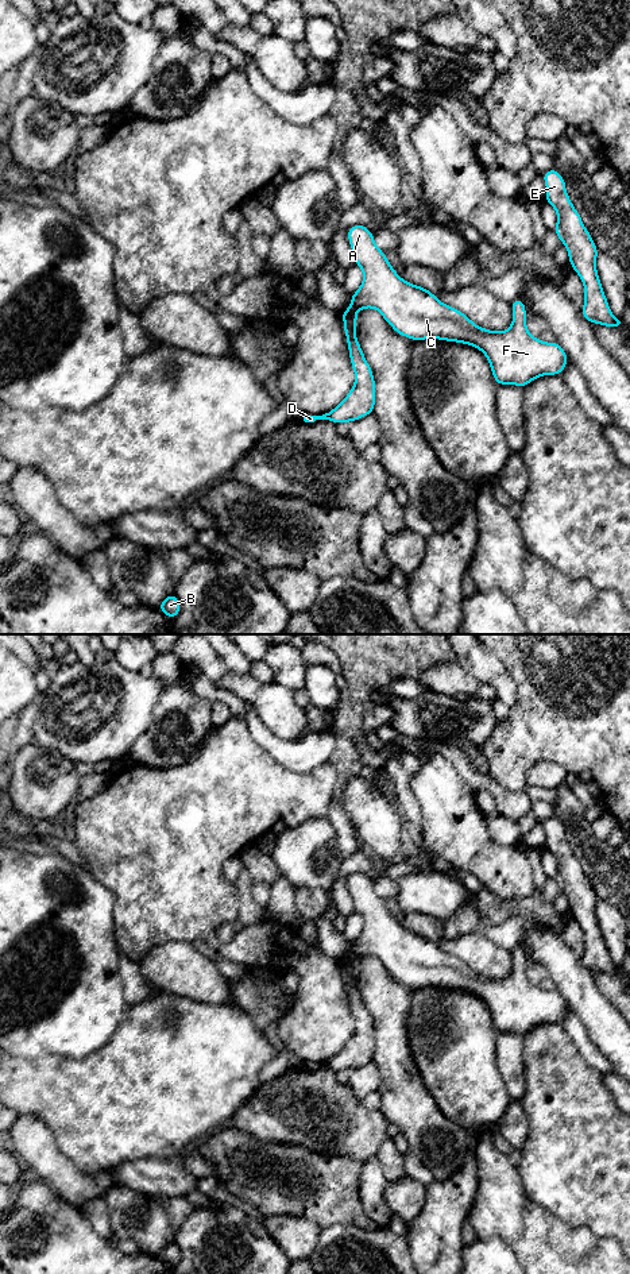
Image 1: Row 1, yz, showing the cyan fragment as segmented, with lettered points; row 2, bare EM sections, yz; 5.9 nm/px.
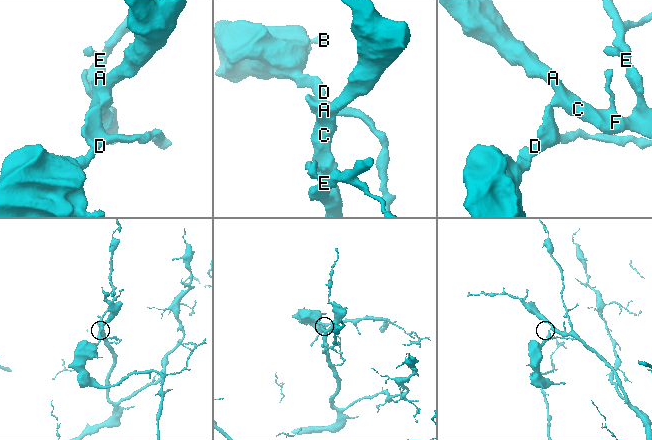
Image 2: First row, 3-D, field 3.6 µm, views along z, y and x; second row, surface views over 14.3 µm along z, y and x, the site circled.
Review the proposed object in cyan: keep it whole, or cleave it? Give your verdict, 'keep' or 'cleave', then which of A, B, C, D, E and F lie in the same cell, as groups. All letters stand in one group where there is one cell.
cleave | A C E F / B D

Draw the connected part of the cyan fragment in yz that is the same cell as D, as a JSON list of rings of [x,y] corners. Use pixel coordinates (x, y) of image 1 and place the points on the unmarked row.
[[[348,956],[341,961],[341,966],[344,969],[349,1008],[355,1020],[355,1031],[347,1045],[335,1057],[322,1063],[304,1063],[305,1070],[329,1068],[339,1073],[360,1068],[375,1057],[375,1026],[356,987],[356,961]]]

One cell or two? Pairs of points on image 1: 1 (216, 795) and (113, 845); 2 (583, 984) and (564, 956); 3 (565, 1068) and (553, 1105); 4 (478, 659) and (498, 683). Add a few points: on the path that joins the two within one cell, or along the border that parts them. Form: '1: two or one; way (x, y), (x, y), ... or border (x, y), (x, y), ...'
1: one; way (190, 819), (161, 837), (139, 837)
2: one; way (576, 977), (564, 962)
3: one; way (565, 1077), (561, 1096)
4: one; way (483, 664), (497, 678)

